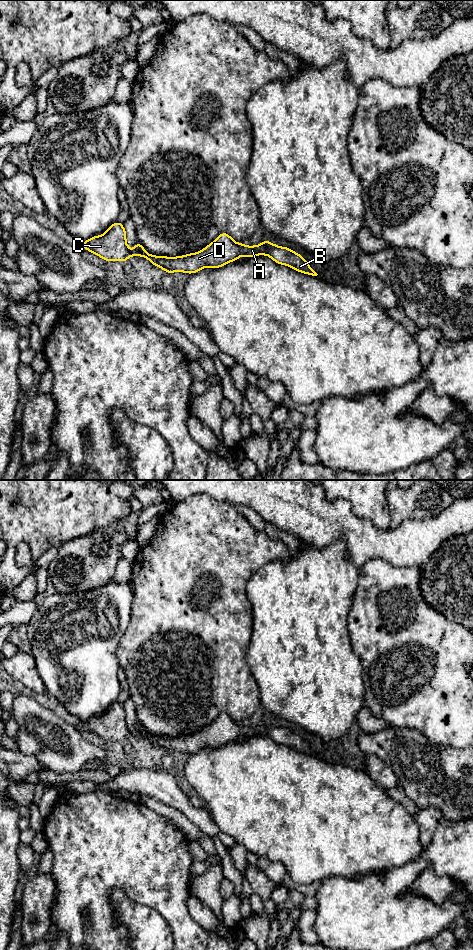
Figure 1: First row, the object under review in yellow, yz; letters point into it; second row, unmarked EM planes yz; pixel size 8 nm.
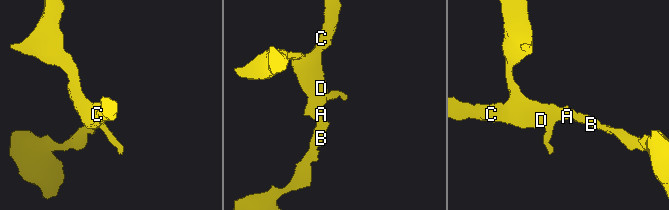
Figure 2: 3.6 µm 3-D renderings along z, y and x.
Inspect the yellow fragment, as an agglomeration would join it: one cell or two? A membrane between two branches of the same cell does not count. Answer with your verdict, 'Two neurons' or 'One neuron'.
Two neurons

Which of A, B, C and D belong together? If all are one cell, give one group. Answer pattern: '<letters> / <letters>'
A C D / B

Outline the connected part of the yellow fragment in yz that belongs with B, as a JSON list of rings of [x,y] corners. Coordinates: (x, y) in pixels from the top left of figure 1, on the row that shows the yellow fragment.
[[[270,244],[267,254],[278,264],[286,265],[298,272],[317,276],[318,274],[308,265],[303,256],[292,251],[288,247],[280,247],[276,244]]]

